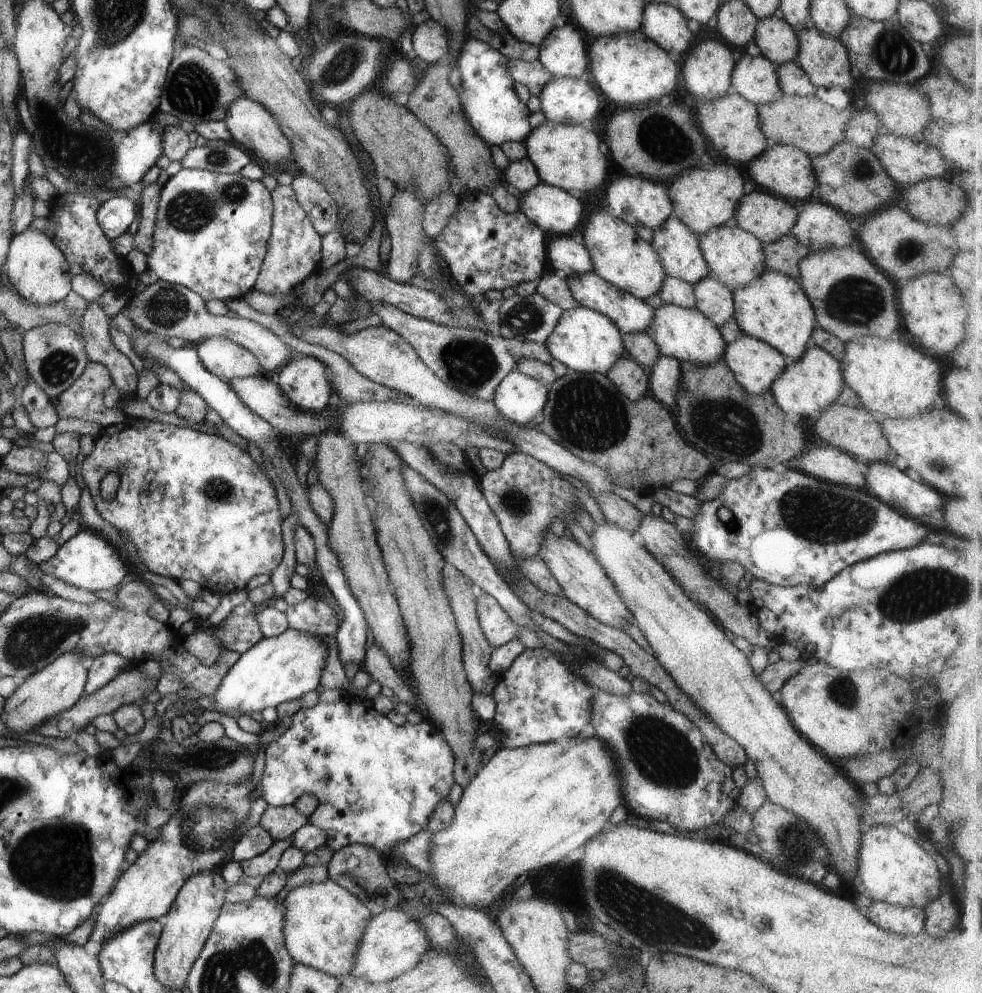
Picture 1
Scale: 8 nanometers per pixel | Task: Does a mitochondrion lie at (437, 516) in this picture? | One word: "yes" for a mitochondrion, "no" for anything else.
yes

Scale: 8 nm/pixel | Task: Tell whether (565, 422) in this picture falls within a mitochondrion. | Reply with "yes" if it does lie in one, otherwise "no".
yes

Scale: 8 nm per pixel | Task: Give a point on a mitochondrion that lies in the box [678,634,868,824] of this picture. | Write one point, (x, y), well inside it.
(843, 691)

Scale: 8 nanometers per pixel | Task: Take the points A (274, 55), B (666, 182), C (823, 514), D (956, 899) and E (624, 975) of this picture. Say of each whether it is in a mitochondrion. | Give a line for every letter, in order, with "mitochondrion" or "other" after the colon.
A: other
B: other
C: mitochondrion
D: other
E: mitochondrion

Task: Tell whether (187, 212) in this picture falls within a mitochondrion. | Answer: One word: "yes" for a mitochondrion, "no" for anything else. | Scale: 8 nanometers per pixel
yes

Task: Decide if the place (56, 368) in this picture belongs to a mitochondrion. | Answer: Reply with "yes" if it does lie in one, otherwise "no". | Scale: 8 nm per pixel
yes

